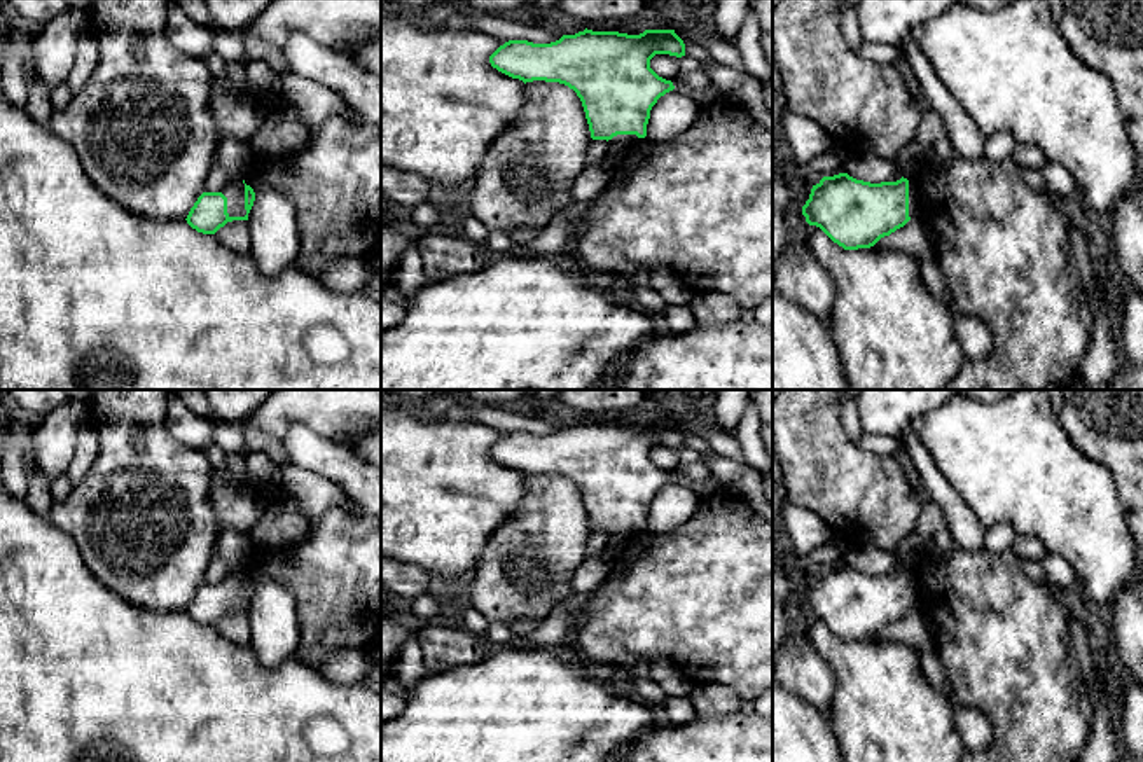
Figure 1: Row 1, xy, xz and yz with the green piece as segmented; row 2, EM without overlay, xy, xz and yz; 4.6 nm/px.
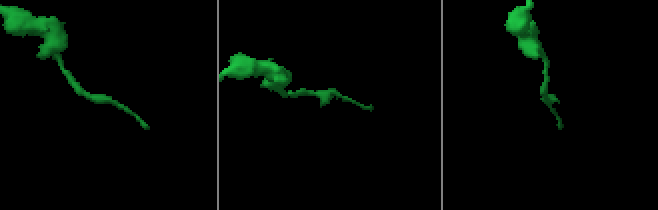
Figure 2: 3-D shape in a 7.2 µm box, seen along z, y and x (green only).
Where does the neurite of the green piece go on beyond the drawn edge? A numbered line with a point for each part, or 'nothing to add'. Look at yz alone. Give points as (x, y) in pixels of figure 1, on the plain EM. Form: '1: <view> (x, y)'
1: yz (913, 588)

